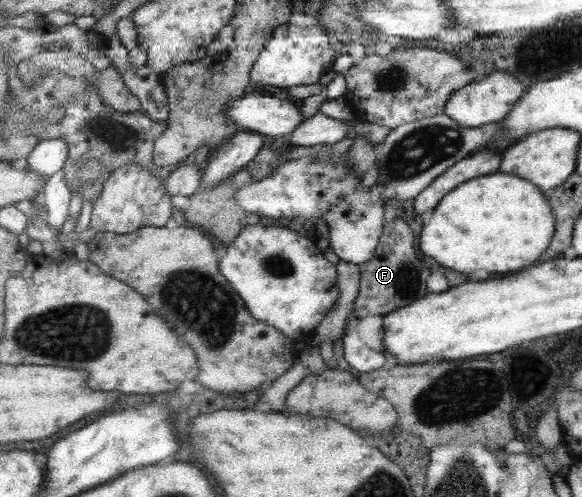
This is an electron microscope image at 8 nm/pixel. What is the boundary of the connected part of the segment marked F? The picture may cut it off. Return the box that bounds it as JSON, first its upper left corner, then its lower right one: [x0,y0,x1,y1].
[352,217,427,319]

